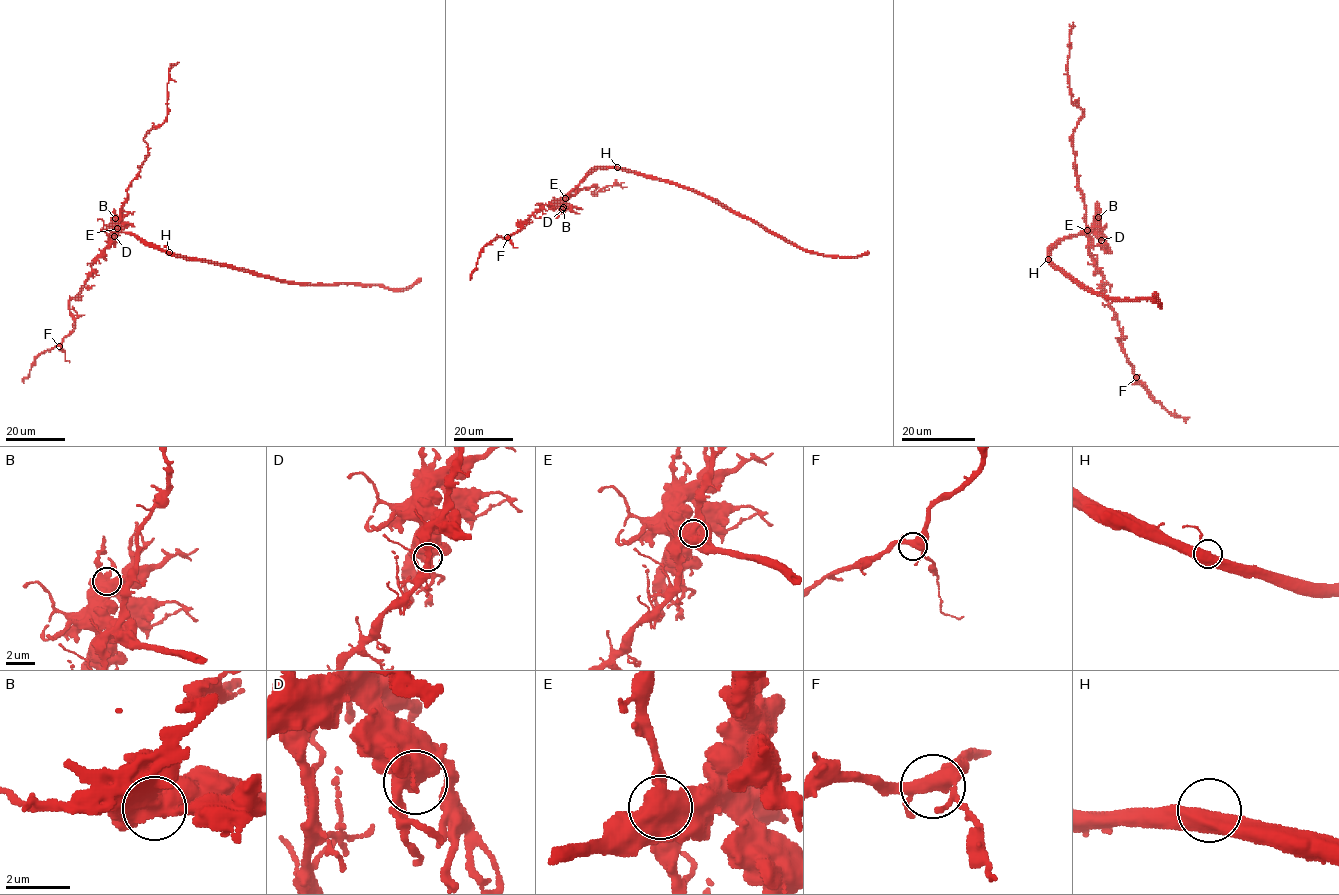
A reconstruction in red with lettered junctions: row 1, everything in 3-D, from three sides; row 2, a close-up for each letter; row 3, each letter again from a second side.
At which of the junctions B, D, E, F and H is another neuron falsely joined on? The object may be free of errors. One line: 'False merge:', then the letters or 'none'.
False merge: E

